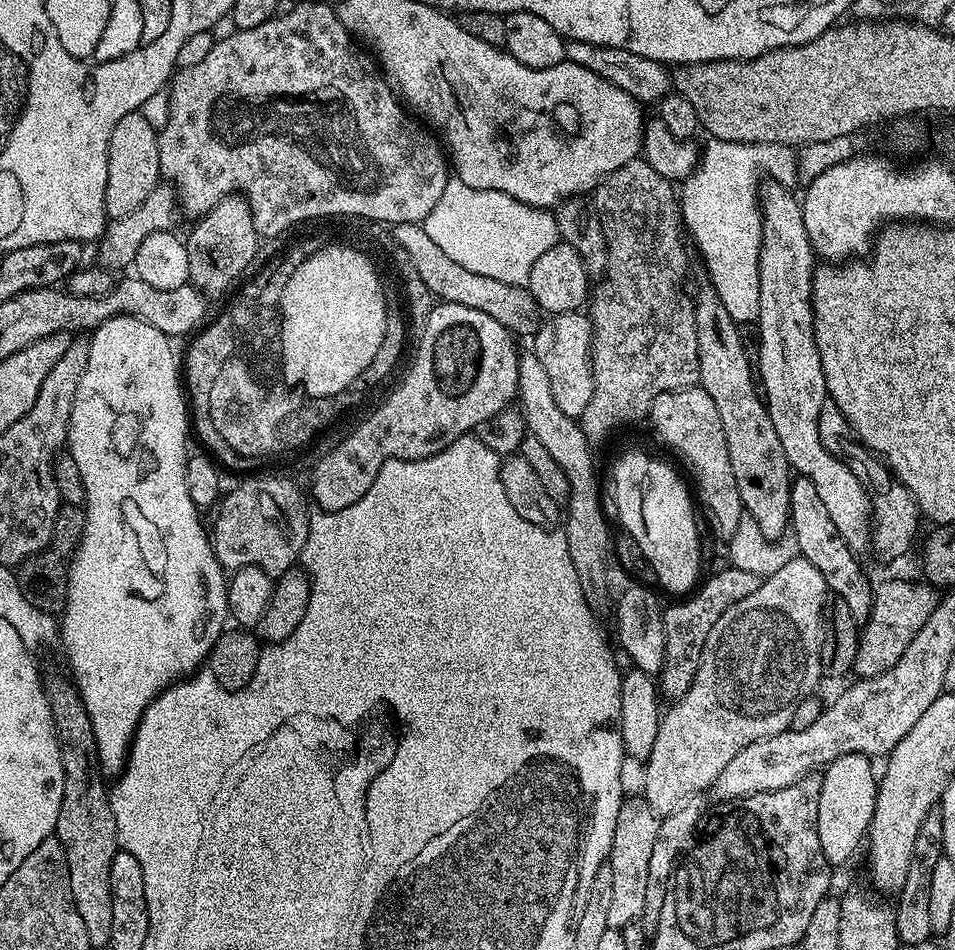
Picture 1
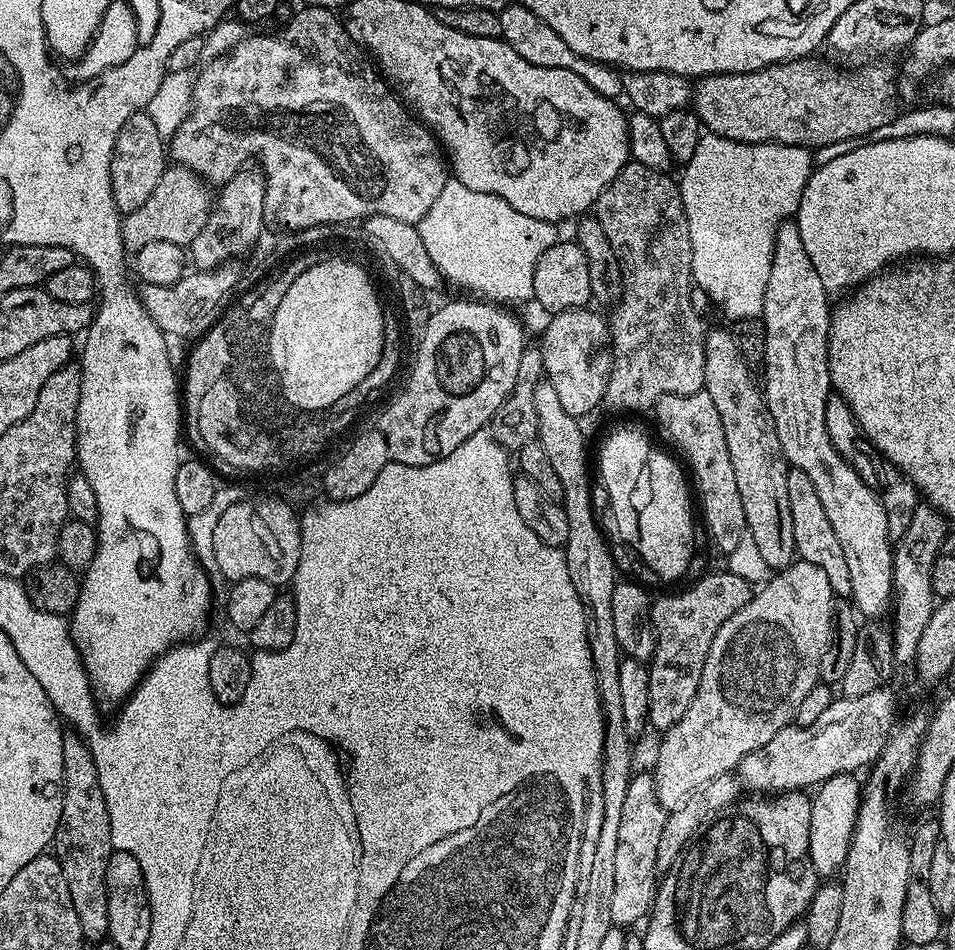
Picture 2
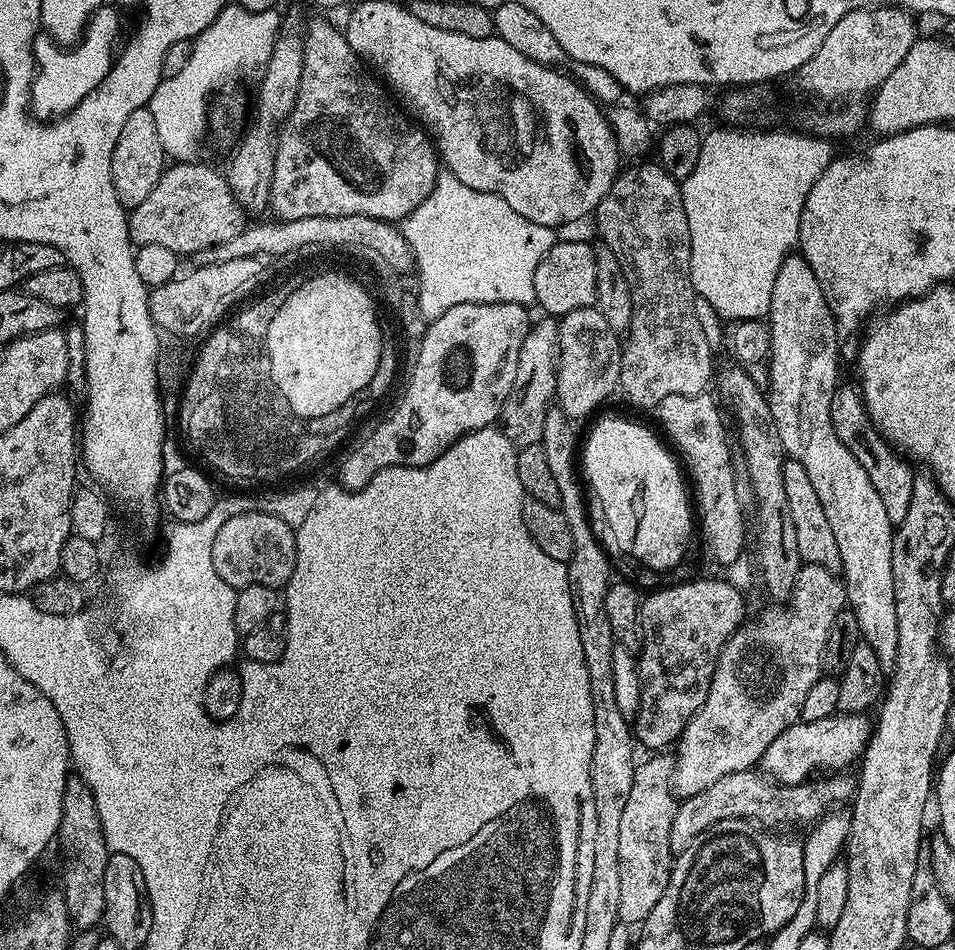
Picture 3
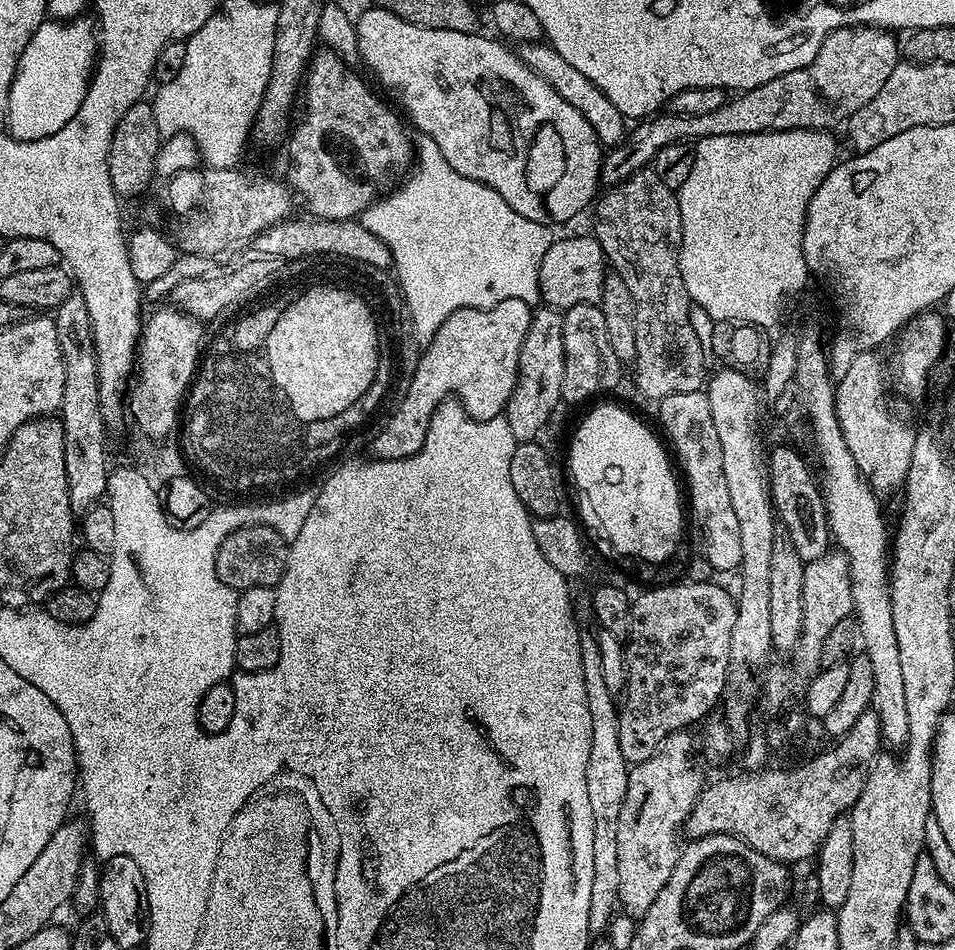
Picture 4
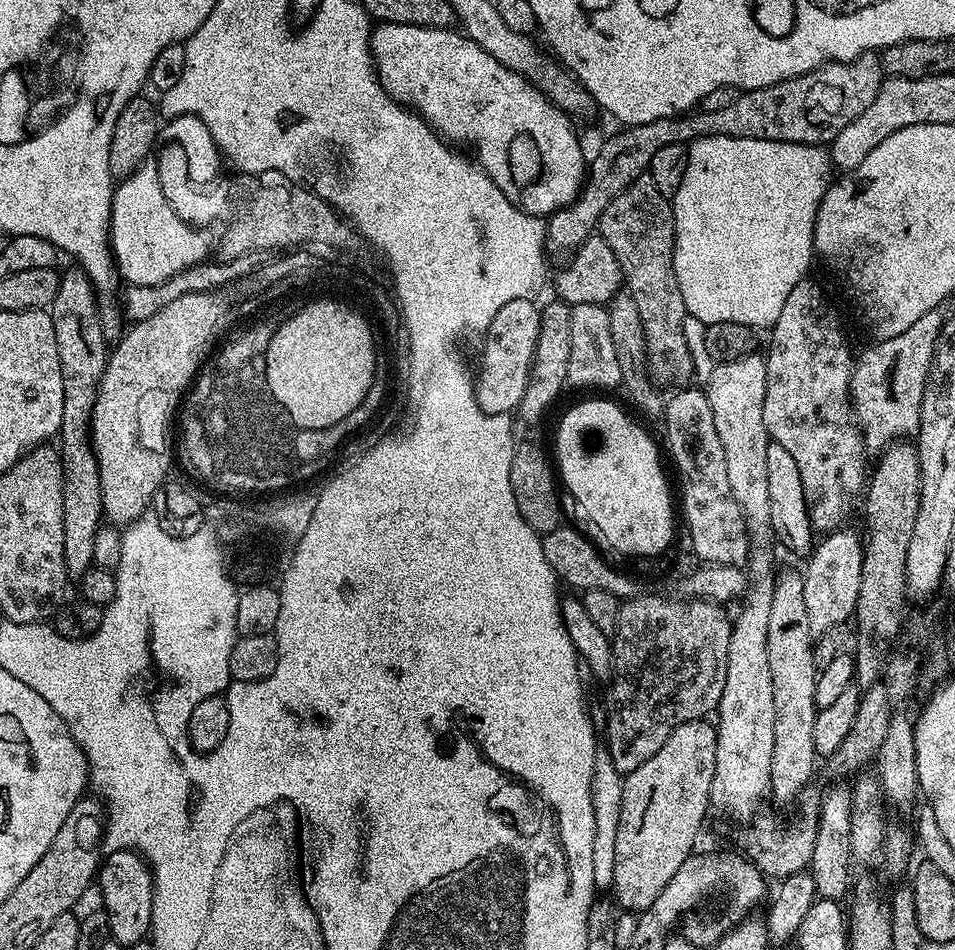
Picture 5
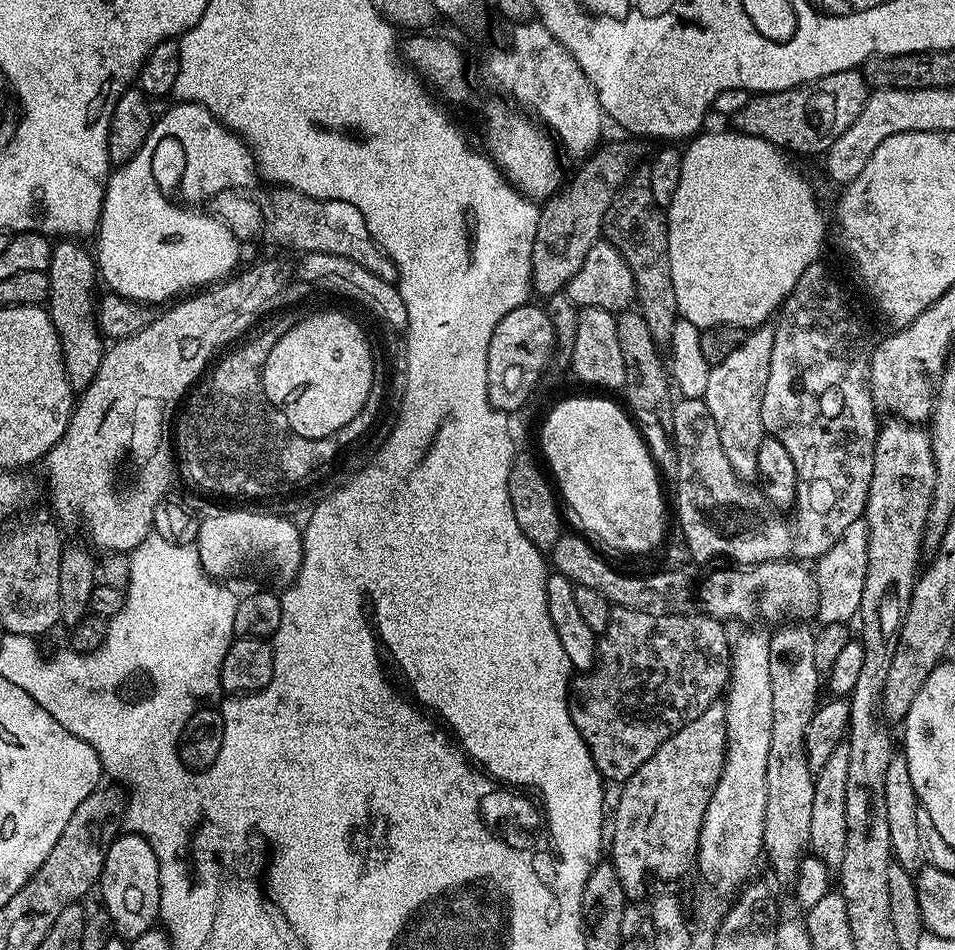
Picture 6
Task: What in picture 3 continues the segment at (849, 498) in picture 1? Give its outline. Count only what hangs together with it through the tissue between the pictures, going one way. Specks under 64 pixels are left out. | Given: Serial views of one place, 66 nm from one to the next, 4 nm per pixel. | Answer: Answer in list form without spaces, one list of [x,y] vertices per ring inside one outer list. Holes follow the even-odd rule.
[[[789,254],[782,262],[774,278],[774,294],[770,294],[766,323],[772,347],[766,395],[770,414],[774,414],[774,422],[778,426],[778,438],[782,438],[785,457],[802,462],[818,494],[818,502],[822,502],[822,510],[826,510],[830,530],[834,530],[834,538],[838,542],[846,604],[854,618],[858,618],[863,643],[874,650],[877,661],[881,663],[881,670],[885,674],[891,673],[898,654],[898,614],[894,614],[892,565],[894,526],[886,514],[882,498],[878,498],[878,490],[874,490],[874,482],[870,482],[866,470],[862,470],[862,462],[858,462],[858,458],[854,458],[854,454],[842,446],[842,438],[834,434],[834,426],[830,422],[830,398],[834,398],[838,387],[836,367],[842,363],[840,338],[836,335],[836,320],[826,302],[822,286],[818,286],[818,278],[814,278],[814,270],[810,270],[803,256]]]

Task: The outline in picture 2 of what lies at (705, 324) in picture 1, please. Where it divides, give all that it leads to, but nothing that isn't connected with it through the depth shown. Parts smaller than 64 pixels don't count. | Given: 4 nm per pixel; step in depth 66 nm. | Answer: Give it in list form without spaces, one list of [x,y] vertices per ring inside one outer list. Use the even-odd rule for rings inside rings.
[[[709,327],[704,334],[706,350],[706,378],[703,391],[710,394],[714,407],[718,410],[720,428],[726,434],[726,450],[730,450],[730,463],[734,465],[734,478],[738,481],[738,494],[742,498],[742,510],[746,510],[747,533],[752,536],[758,546],[766,566],[772,570],[789,568],[797,559],[794,546],[794,525],[790,519],[790,497],[786,486],[789,463],[782,450],[782,442],[778,442],[778,430],[774,430],[774,418],[770,418],[770,410],[764,401],[763,391],[752,381],[752,372],[744,361],[745,349],[739,339],[724,328]]]

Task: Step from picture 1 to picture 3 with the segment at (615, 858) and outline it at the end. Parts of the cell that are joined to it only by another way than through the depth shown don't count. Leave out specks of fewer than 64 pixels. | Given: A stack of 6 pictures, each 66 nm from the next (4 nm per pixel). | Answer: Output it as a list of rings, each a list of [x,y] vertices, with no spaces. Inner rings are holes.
[[[652,754],[648,761],[637,763],[634,770],[634,783],[630,789],[630,795],[626,801],[626,807],[622,809],[622,822],[618,829],[618,878],[620,879],[620,895],[618,897],[618,914],[620,915],[620,923],[629,926],[639,926],[644,923],[644,919],[650,914],[650,910],[654,910],[654,906],[658,906],[658,898],[662,898],[662,890],[666,890],[668,879],[672,873],[672,865],[674,863],[674,853],[670,846],[670,826],[674,822],[674,814],[676,813],[676,806],[678,797],[672,790],[672,769],[674,767],[674,760],[668,754]]]

